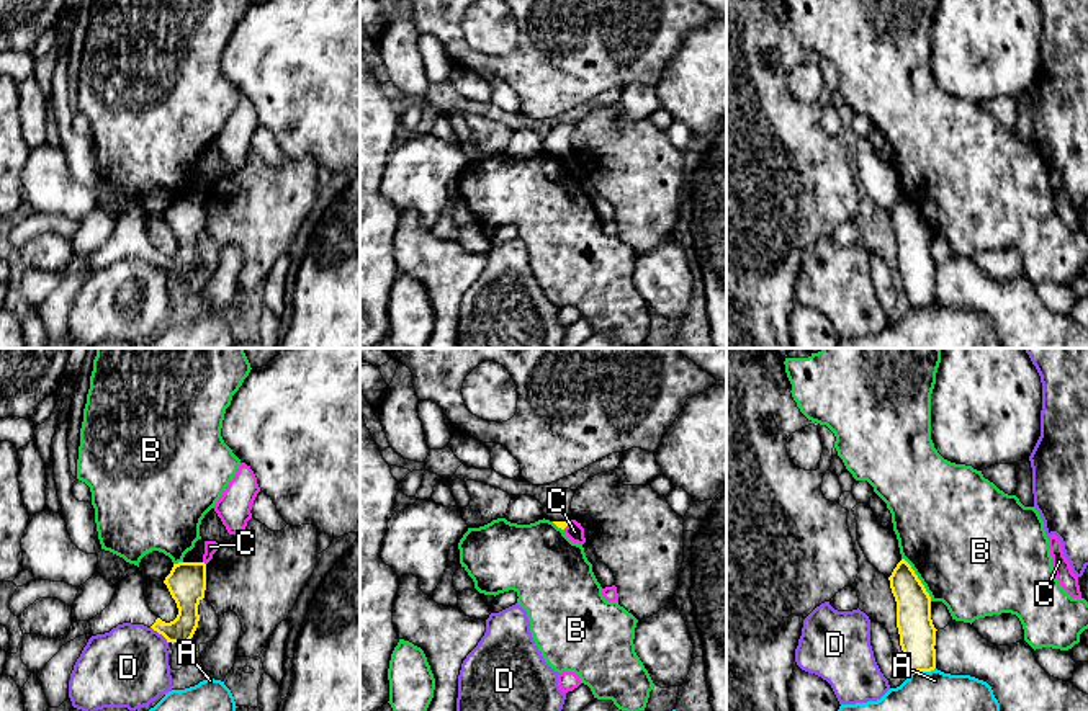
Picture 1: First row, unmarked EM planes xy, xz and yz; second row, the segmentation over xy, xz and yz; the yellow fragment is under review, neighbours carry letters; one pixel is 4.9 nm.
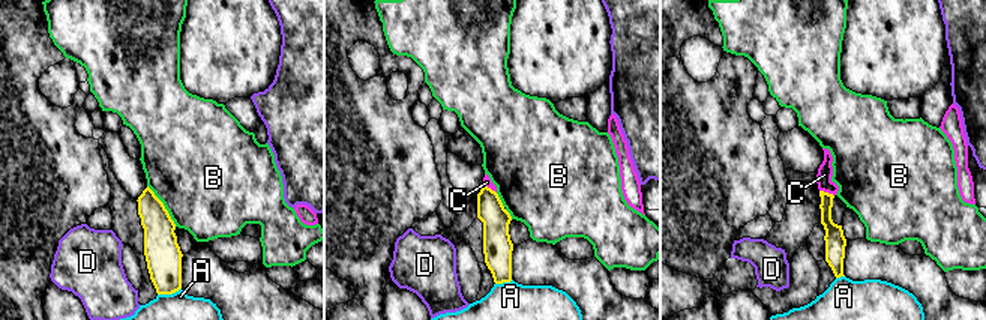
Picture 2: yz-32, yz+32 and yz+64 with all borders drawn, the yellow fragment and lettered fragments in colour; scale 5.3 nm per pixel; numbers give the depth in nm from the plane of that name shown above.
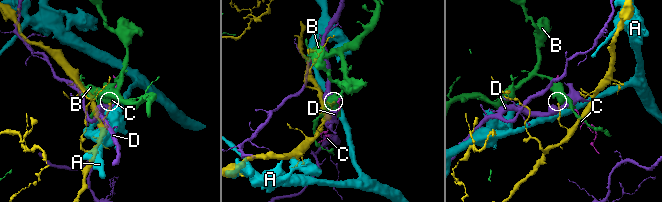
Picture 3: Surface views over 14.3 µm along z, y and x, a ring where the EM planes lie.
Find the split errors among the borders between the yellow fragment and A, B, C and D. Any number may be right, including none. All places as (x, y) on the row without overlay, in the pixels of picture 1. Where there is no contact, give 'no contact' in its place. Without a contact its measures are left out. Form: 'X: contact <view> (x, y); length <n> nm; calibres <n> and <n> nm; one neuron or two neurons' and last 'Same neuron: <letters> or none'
A: contact yz (923, 304); length 120 nm; calibres 180 and 420 nm; two neurons
B: contact yz (918, 213); length 260 nm; calibres 180 and 500 nm; two neurons
C: contact xz (566, 159); length 50 nm; calibres 40 and 90 nm; two neurons
D: contact xy (161, 267); length 120 nm; calibres 160 and 400 nm; two neurons
Same neuron: none

